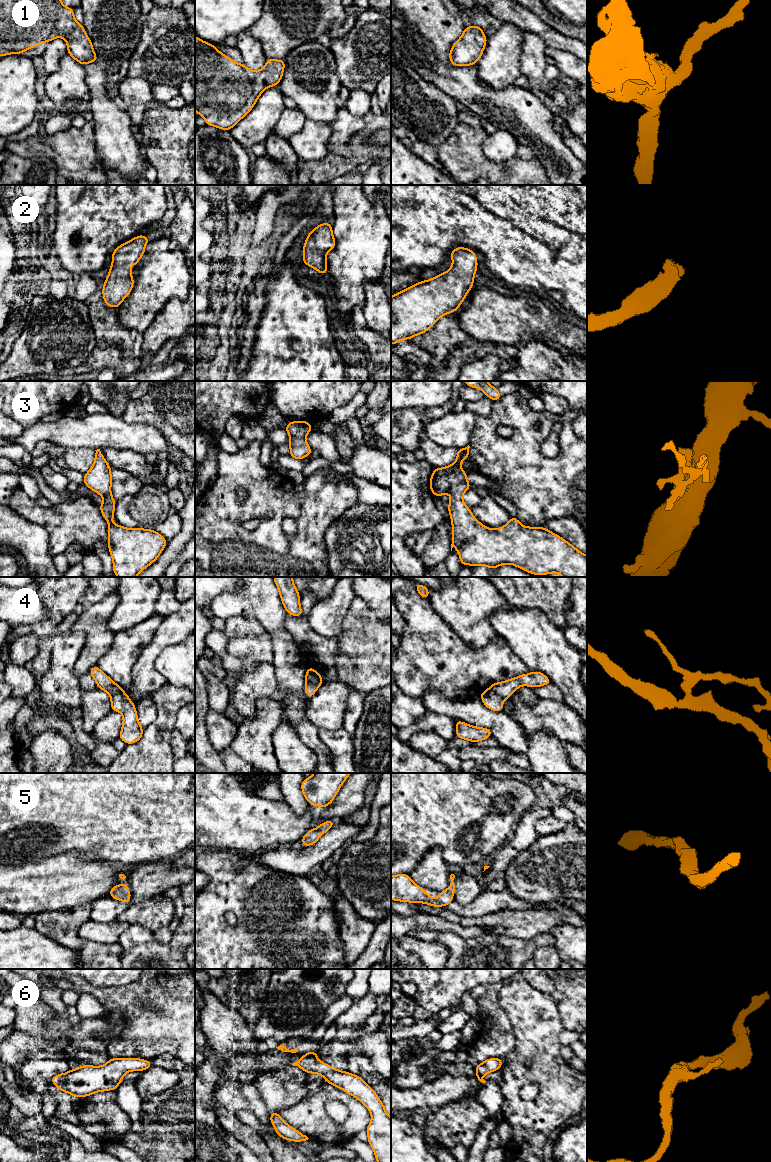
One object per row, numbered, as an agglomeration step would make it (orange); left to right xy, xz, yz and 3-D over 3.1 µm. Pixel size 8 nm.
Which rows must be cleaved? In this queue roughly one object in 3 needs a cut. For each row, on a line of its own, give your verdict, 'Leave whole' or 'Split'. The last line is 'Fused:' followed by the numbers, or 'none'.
1: Leave whole
2: Leave whole
3: Leave whole
4: Split
5: Leave whole
6: Leave whole
Fused: 4

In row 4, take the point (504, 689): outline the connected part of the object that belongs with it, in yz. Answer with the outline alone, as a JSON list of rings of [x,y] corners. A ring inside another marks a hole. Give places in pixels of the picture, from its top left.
[[[533,671],[532,673],[522,674],[506,681],[493,683],[491,684],[490,689],[503,699],[508,699],[511,697],[513,692],[522,685],[535,688],[545,686],[550,683],[552,683],[552,681],[545,674],[539,671]]]

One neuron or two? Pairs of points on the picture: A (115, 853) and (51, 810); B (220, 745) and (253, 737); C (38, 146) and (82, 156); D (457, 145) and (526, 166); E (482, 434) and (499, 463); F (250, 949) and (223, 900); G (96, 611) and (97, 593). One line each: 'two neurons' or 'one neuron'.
A: one neuron
B: two neurons
C: one neuron
D: one neuron
E: one neuron
F: one neuron
G: two neurons

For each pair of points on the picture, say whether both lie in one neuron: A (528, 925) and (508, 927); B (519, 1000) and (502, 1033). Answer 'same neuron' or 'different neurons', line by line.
A: same neuron
B: different neurons

